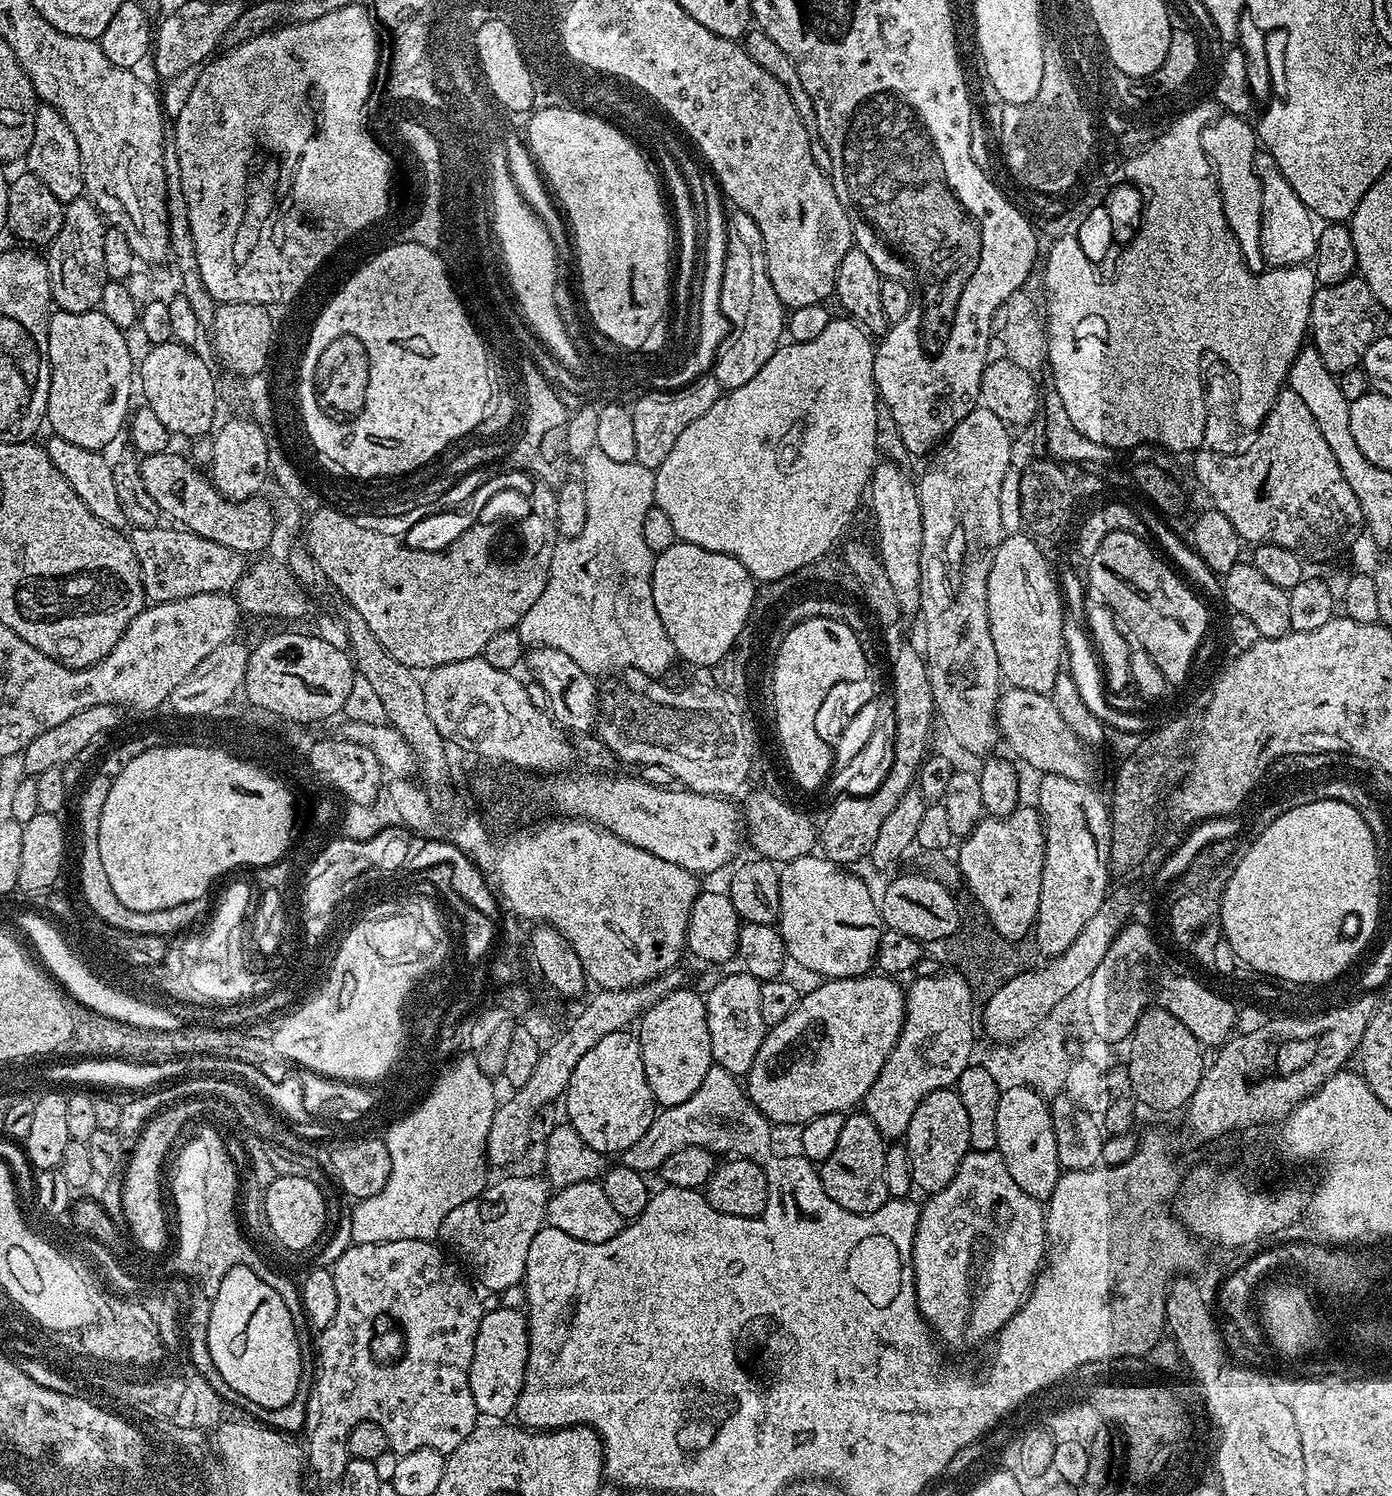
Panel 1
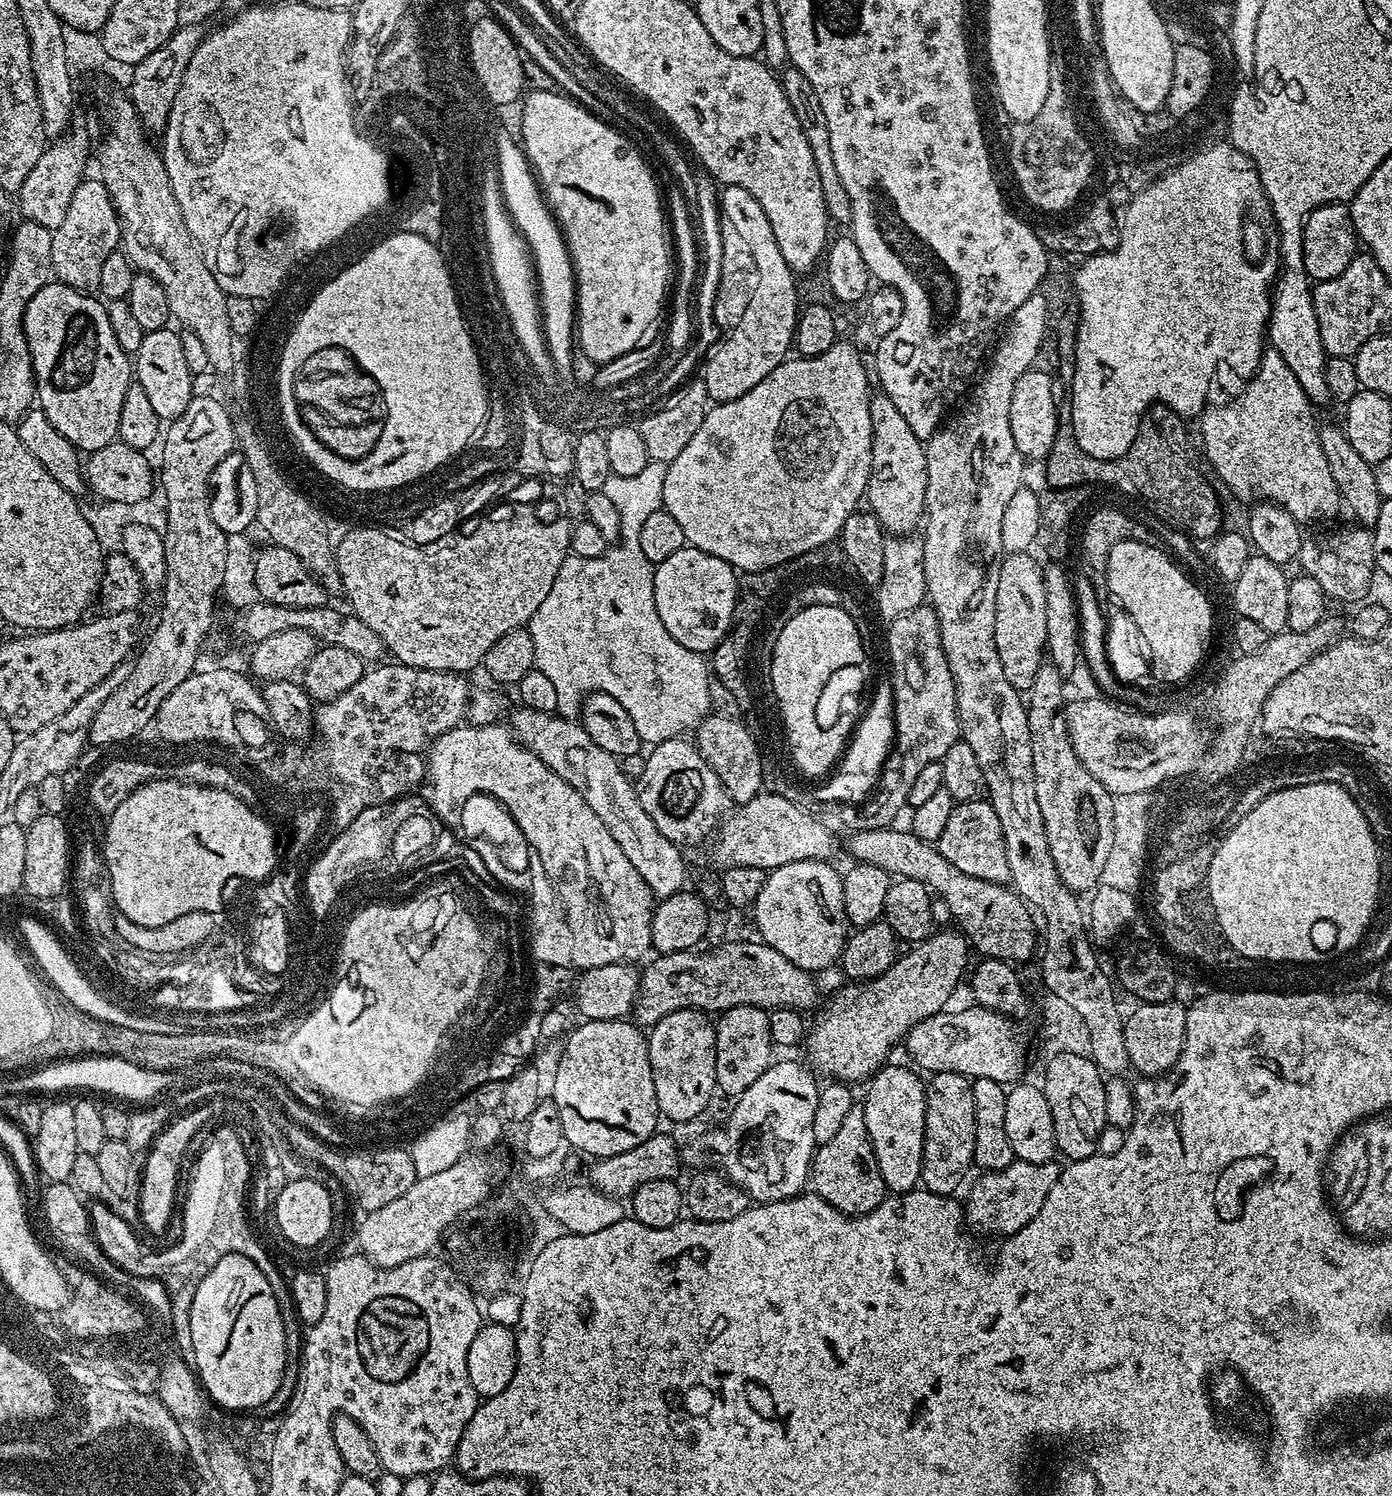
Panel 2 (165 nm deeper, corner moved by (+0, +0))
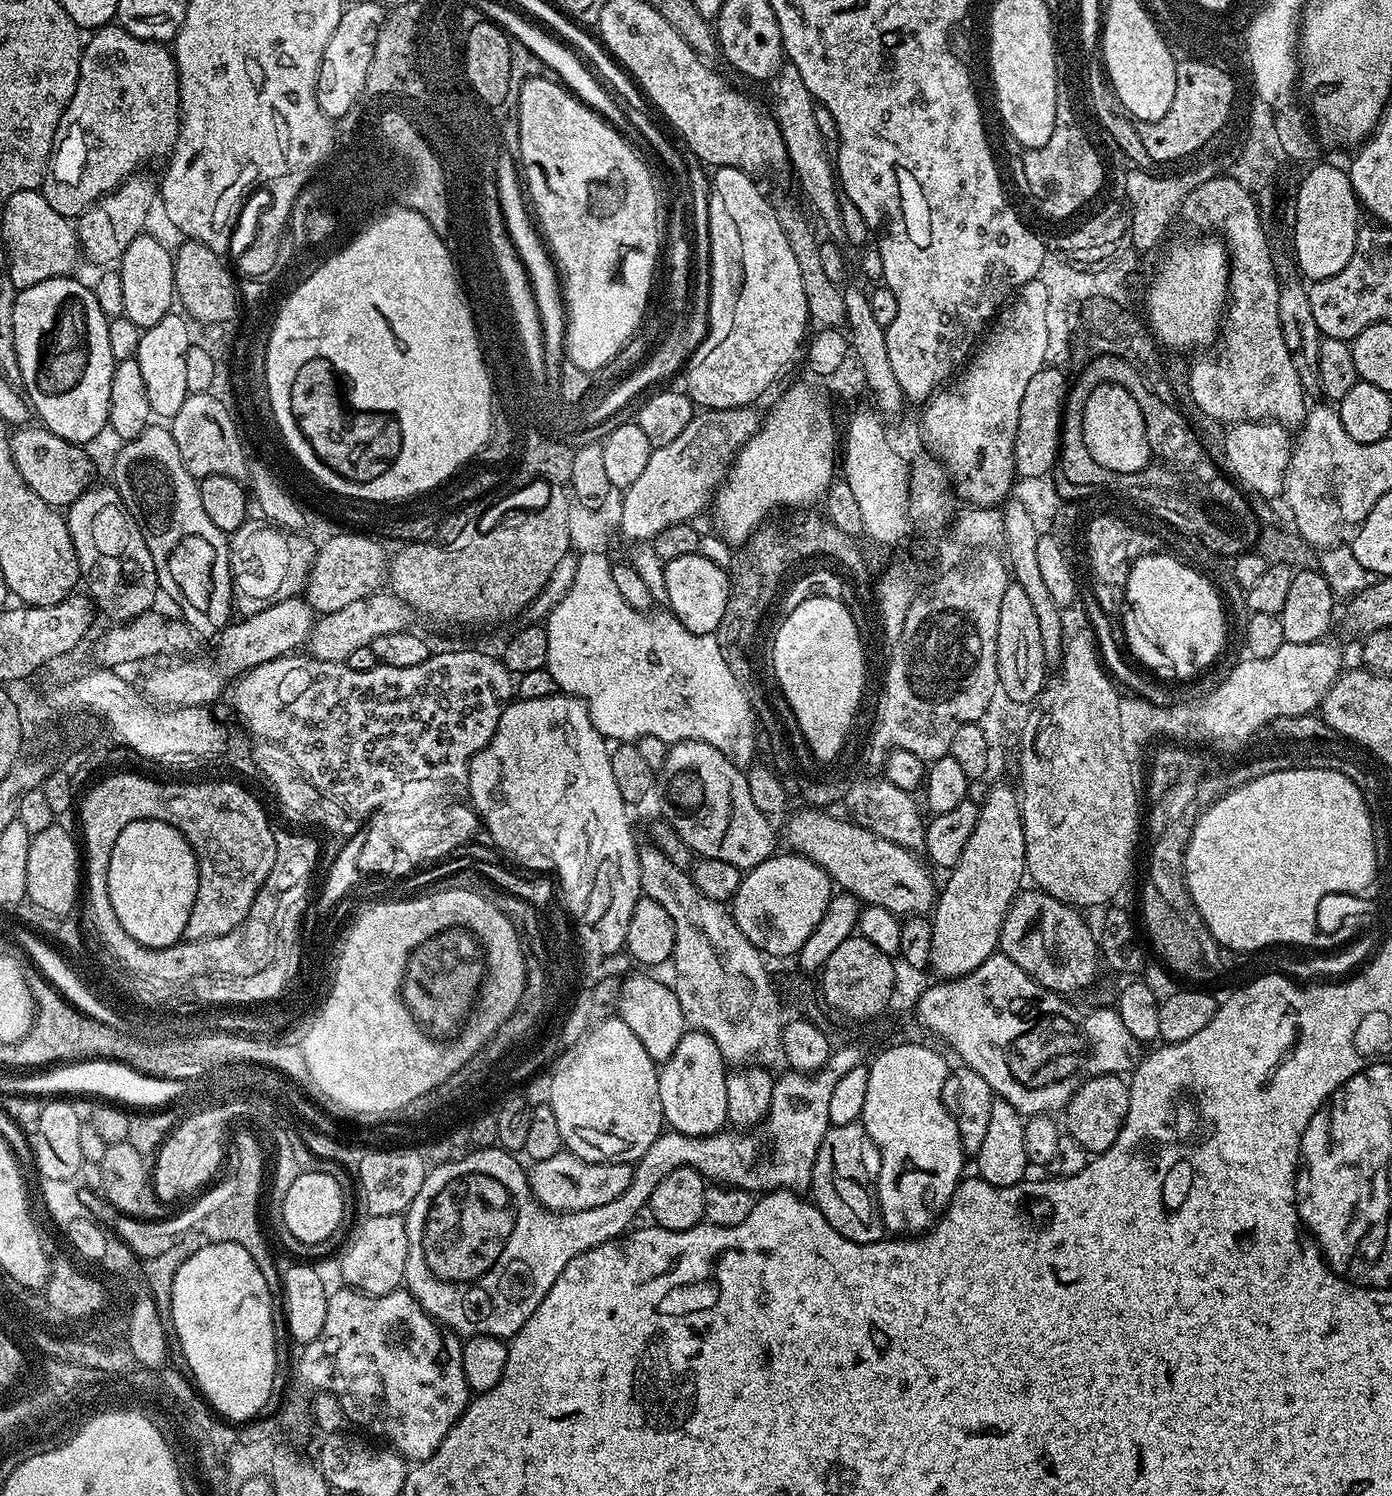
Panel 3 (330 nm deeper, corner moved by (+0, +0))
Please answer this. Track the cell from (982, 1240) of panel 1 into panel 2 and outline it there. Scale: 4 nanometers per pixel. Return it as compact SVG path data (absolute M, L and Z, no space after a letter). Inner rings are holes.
M1015 1159L1010 1166L1006 1166L1006 1170L980 1174L976 1185L968 1192L968 1204L966 1200L963 1205L964 1218L970 1225L971 1231L989 1232L992 1236L1001 1232L1001 1237L1007 1238L1013 1232L1022 1230L1022 1226L1026 1226L1026 1222L1030 1222L1034 1214L1042 1210L1042 1202L1046 1202L1046 1194L1050 1194L1054 1182L1058 1182L1061 1165L1056 1163L1055 1159L1041 1164Z

